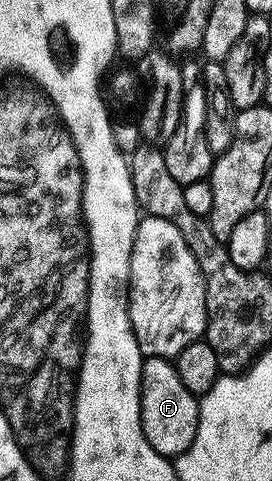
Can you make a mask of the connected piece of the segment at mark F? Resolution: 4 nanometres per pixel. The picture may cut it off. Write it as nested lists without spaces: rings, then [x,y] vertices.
[[[158,356],[144,357],[141,365],[141,425],[147,442],[151,442],[160,456],[176,458],[182,456],[195,442],[195,430],[199,426],[198,397],[183,386],[176,363]]]

